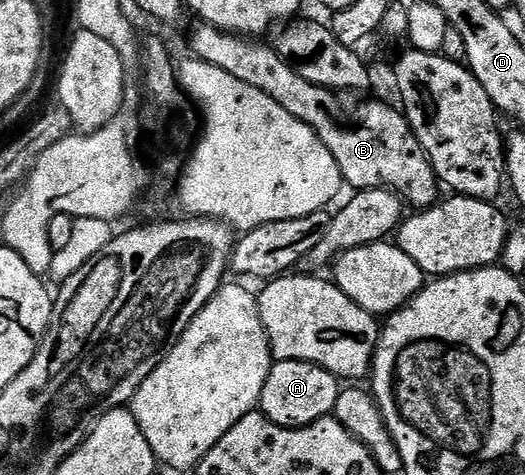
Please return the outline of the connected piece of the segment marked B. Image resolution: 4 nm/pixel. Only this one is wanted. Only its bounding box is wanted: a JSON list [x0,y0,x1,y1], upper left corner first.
[191,23,440,210]

